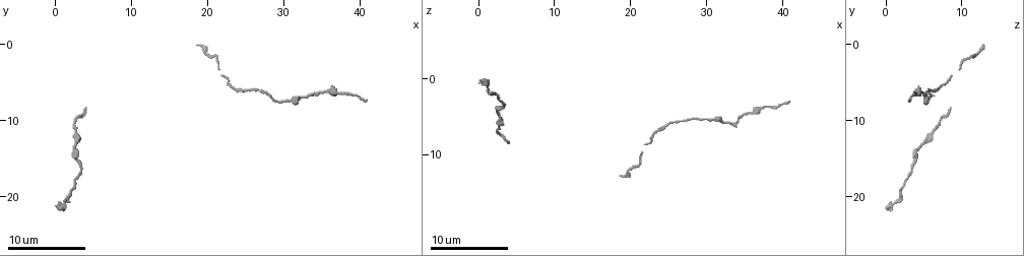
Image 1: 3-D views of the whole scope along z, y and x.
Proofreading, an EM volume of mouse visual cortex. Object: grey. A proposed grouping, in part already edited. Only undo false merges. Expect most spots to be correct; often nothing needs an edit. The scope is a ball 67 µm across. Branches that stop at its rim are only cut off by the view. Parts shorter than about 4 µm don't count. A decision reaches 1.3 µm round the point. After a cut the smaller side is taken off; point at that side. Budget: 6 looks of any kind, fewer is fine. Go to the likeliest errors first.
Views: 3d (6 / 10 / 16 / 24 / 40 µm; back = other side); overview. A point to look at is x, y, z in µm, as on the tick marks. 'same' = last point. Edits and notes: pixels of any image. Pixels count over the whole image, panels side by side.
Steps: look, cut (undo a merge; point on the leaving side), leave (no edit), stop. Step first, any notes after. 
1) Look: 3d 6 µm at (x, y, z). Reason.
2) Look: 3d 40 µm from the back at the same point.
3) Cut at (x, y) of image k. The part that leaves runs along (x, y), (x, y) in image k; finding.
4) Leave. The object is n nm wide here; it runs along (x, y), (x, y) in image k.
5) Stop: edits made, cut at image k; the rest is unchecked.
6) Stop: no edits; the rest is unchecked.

Look: 3d 6 µm at (25.0, 6.0, 6.5). Calibre changes.

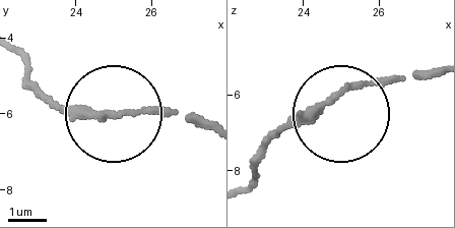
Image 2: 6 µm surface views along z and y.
Look: 3d 6 µm from the back at (24.75, 6.05, 6.20).

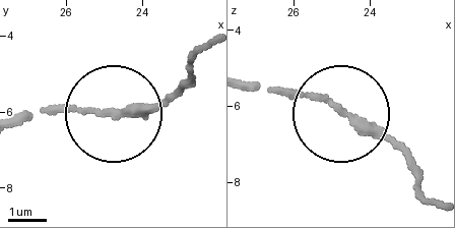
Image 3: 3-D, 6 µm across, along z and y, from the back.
Leave. The object is 210 nm wide here; it runs along (207, 44), (158, 99), (120, 112), (26, 112) in image 3; all the same neuron.

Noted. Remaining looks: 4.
Look: 3d 10 µm at (30.5, 7.5, 5.0). Calibre changes.

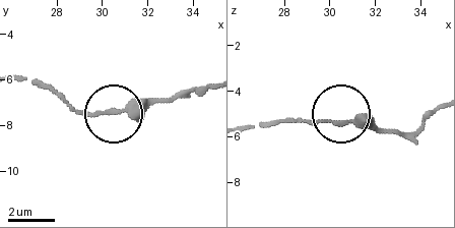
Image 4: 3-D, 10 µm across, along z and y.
Look: 3d 6 µm at (30.2, 7.5, 5.4).

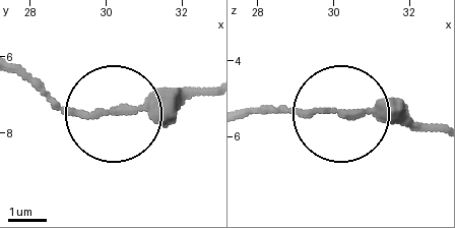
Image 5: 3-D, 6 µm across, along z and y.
Leave. It runs along (244, 111), (322, 108), (438, 127) in image 5; continuous, no second neuron.

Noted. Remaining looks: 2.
Look: 3d 16 µm at (2.5, 13.0, 5.0). Narrows sharply.

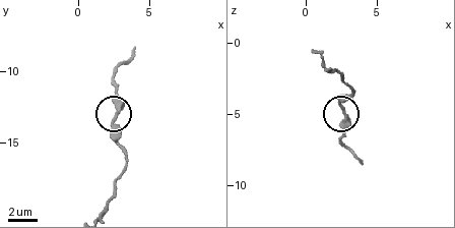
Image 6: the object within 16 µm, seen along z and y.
Look: 3d 16 µm from the back at (2.6, 13.2, 4.8).

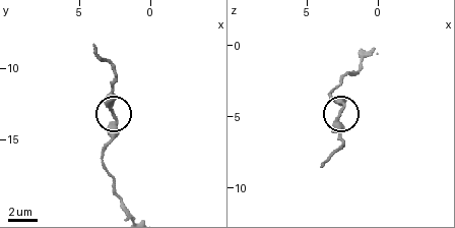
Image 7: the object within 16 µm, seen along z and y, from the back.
Leave. All the same neuron.

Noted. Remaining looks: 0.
Stop: no edits; the rest is unchecked.

